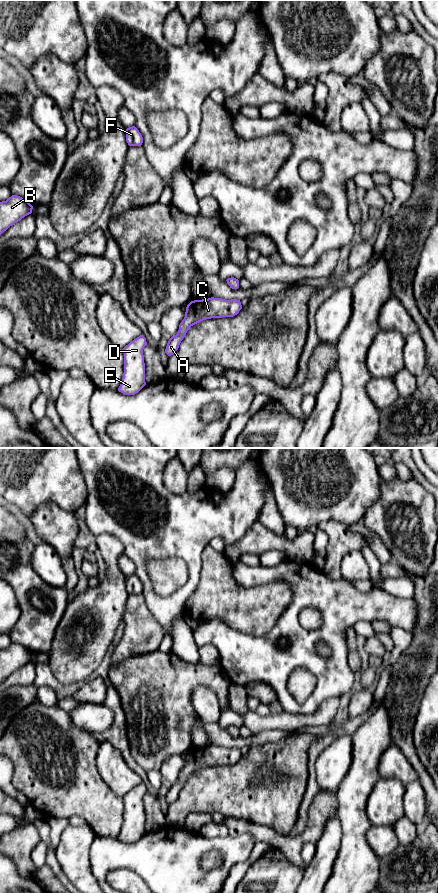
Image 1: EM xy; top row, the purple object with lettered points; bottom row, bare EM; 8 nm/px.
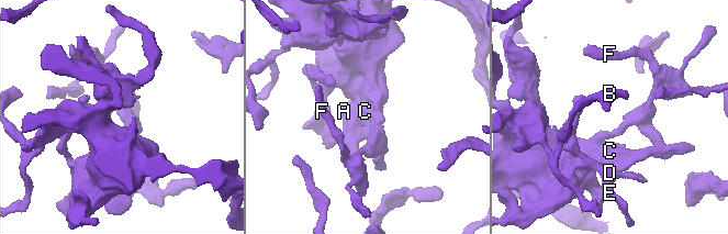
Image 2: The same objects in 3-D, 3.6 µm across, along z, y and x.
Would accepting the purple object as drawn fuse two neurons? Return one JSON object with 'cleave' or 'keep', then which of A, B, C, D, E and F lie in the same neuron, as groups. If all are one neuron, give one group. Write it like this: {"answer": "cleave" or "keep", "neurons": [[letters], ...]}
{"answer": "keep", "neurons": [["A", "B", "C", "D", "E", "F"]]}

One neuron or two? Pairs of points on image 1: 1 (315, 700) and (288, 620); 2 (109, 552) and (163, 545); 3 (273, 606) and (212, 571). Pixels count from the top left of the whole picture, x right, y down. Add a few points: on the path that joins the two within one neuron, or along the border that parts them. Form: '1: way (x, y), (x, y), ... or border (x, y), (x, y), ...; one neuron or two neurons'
1: way (321, 680), (321, 669), (301, 649), (300, 640); one neuron
2: border (108, 533), (112, 534), (121, 543), (124, 552); two neurons
3: way (258, 604), (245, 604), (227, 586); one neuron

